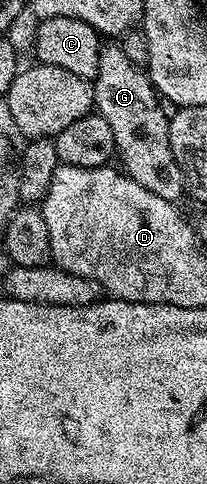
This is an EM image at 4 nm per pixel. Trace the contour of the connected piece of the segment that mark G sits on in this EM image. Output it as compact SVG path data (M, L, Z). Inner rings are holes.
M119 45L105 46L100 52L100 65L94 80L95 84L95 110L110 125L116 142L116 155L124 162L123 170L142 189L150 189L150 193L158 193L158 197L179 200L179 195L185 194L184 174L170 149L170 133L168 132L169 116L164 115L162 100L156 93L152 80L148 78L147 70L138 68L134 61L128 60L126 53L122 53Z

